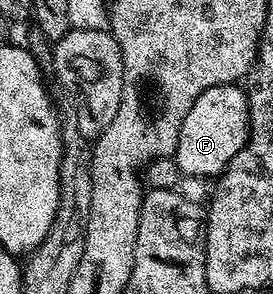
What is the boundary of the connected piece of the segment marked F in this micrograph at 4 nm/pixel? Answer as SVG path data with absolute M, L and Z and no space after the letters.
M237 84L207 88L207 92L203 92L195 104L191 104L191 112L187 112L187 120L183 120L175 155L179 170L182 175L194 174L197 178L220 176L249 141L249 132L249 100L246 91Z

